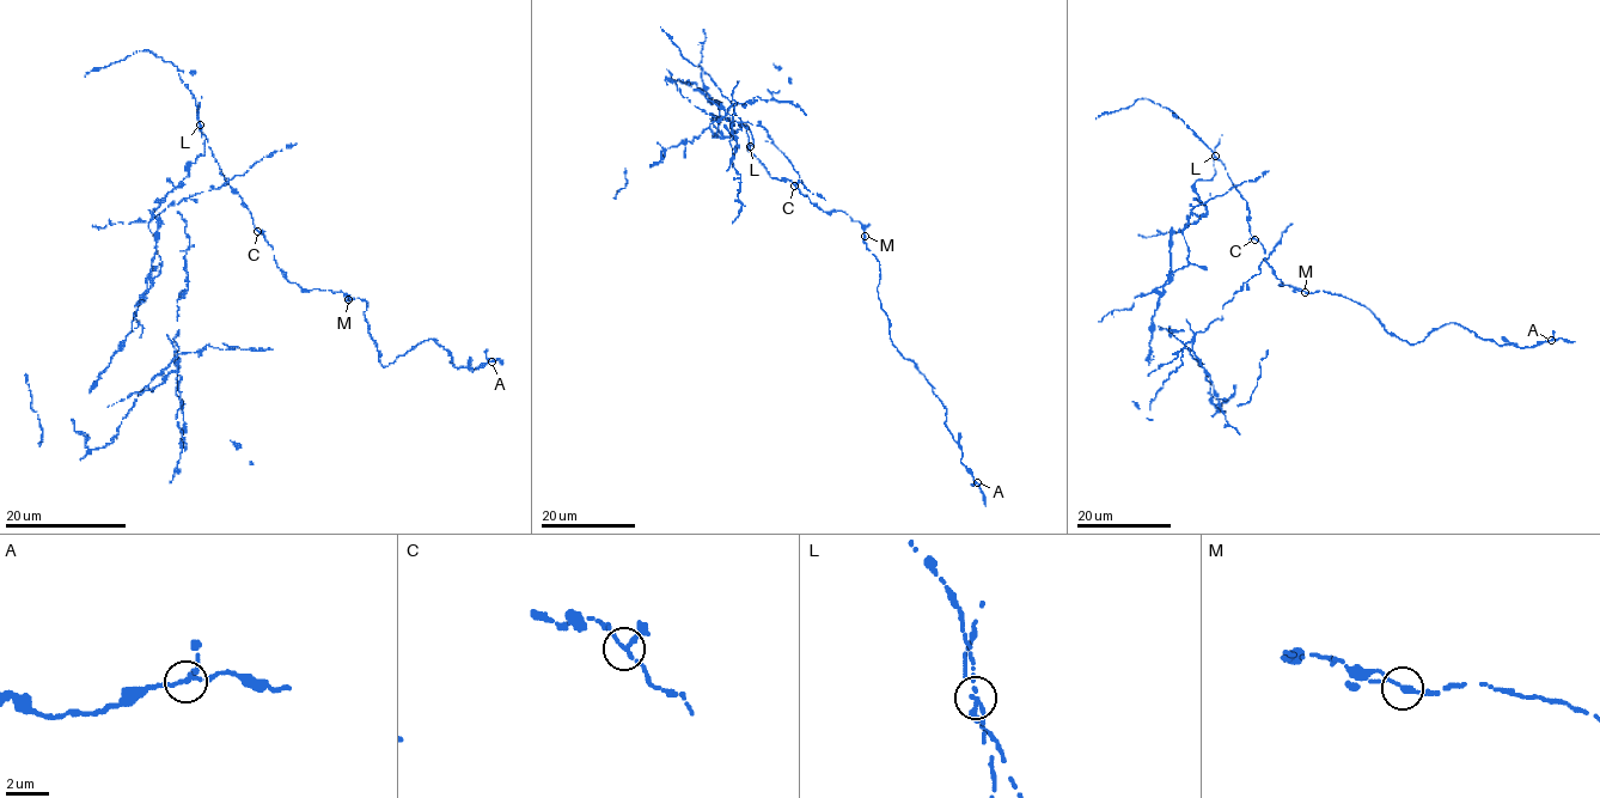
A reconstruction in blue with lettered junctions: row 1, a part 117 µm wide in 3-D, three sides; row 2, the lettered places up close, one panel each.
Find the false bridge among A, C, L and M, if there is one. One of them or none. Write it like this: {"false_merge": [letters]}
{"false_merge": ["L"]}

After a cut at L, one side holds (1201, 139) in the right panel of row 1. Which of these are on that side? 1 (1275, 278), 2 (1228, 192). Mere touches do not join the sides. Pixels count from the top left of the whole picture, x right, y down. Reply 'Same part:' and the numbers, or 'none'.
Same part: 1

